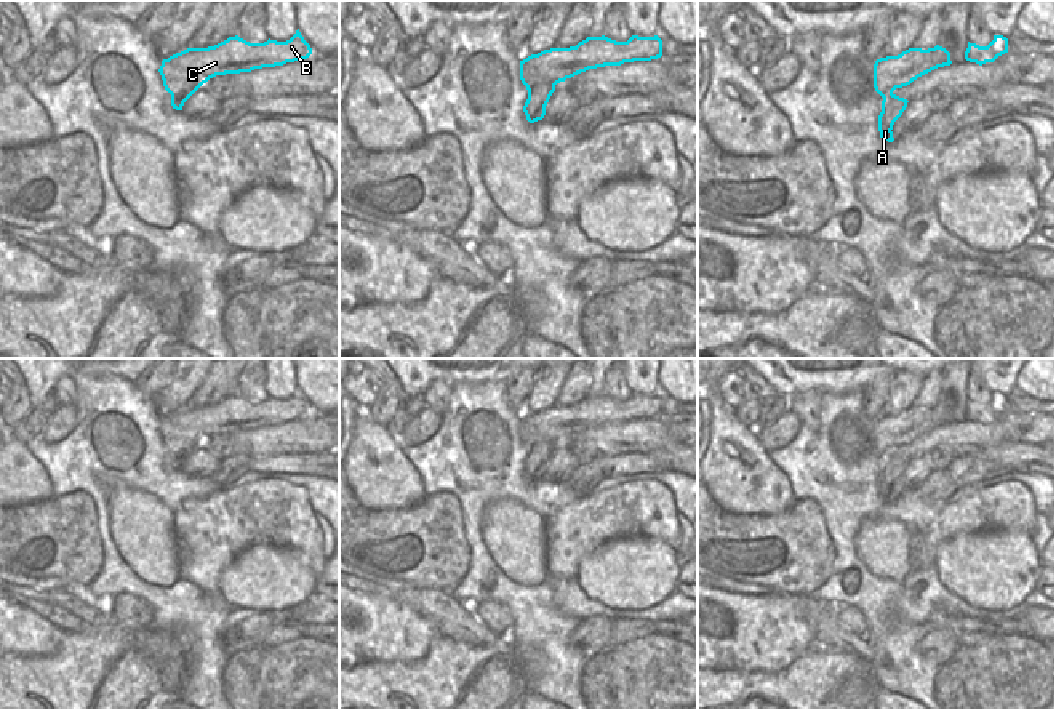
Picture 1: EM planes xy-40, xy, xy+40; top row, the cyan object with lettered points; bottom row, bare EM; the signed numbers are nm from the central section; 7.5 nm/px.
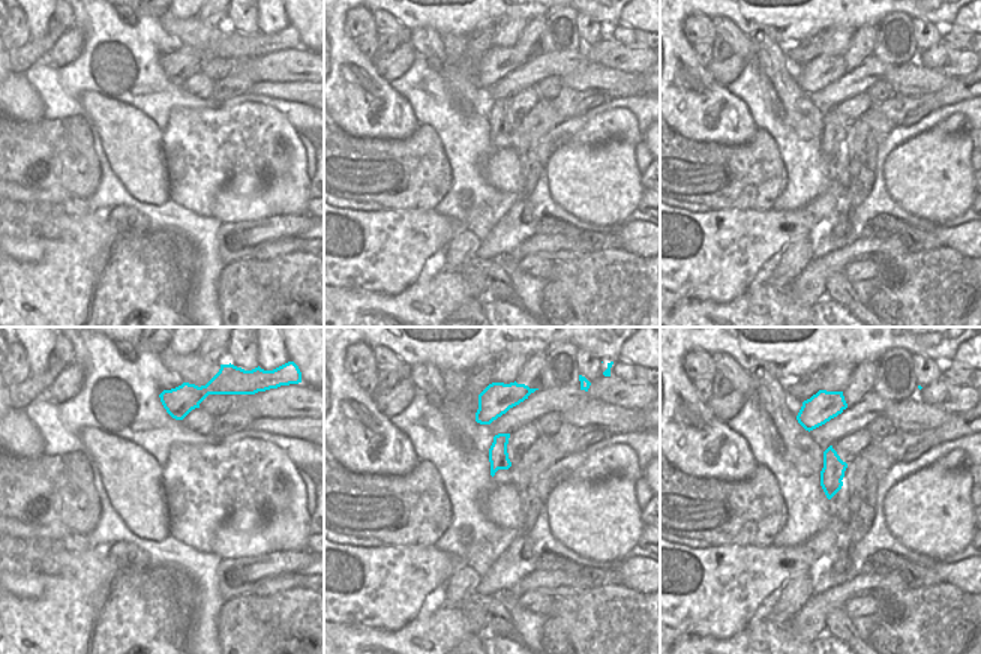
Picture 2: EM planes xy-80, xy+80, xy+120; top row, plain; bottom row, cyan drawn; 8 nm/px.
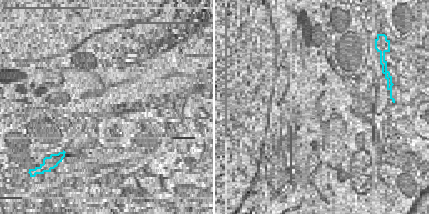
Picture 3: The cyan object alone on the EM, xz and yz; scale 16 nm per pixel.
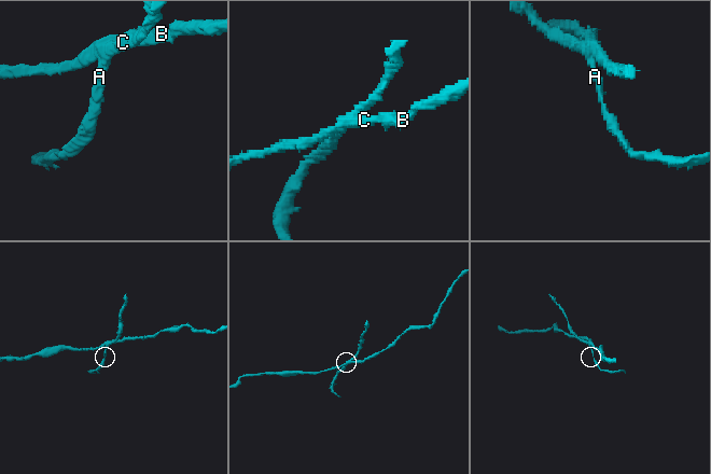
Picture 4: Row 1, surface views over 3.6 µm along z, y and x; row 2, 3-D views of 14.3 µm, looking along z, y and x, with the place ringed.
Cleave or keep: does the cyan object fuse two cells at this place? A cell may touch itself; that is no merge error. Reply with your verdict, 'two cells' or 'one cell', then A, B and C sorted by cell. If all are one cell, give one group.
two cells | A / B C

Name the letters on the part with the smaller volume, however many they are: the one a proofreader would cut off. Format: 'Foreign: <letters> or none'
Foreign: A

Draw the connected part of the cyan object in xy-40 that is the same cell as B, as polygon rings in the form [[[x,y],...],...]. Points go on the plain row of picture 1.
[[[298,387],[286,400],[269,397],[264,402],[250,402],[235,394],[214,405],[187,407],[170,415],[168,419],[173,426],[197,431],[202,437],[210,439],[216,434],[283,424],[307,418],[310,413],[312,407]]]

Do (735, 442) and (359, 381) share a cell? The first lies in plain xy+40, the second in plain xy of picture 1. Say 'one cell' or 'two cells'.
two cells

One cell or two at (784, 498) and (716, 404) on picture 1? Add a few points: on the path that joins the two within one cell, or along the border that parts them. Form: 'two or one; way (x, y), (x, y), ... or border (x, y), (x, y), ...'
one; way (759, 477), (736, 460), (736, 444), (725, 429)

